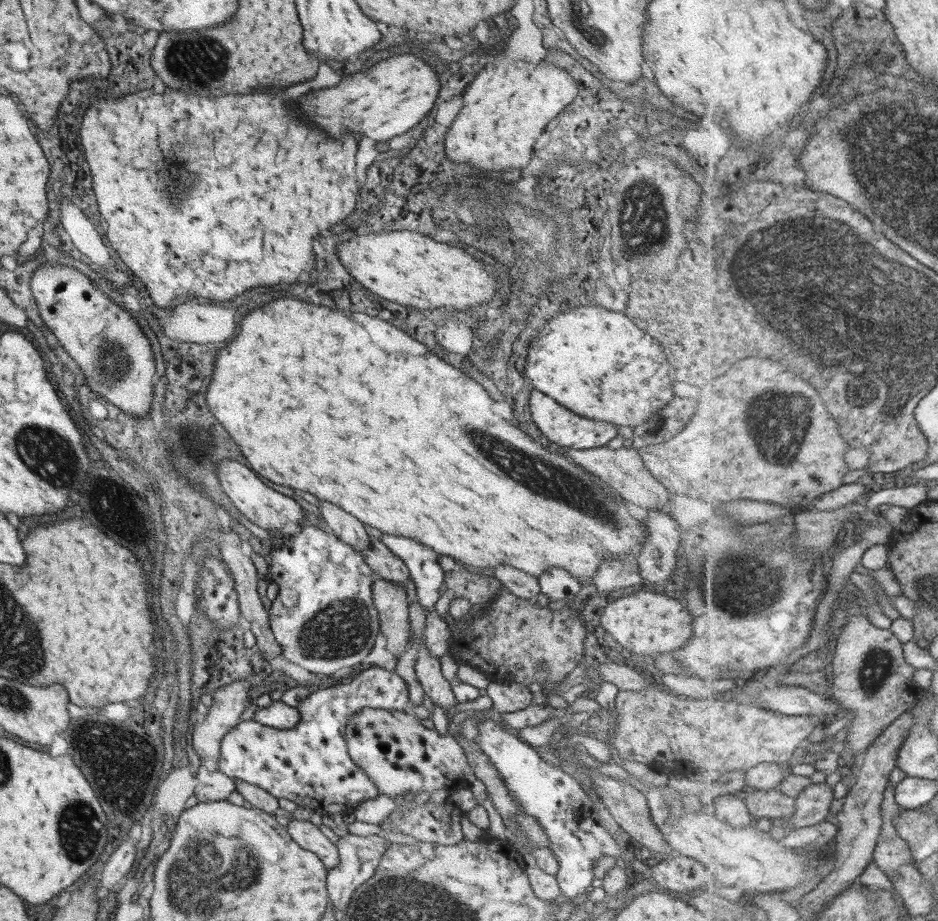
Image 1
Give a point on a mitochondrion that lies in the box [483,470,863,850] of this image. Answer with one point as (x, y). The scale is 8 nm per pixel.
(744, 578)

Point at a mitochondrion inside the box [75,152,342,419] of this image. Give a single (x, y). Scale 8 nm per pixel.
(113, 362)

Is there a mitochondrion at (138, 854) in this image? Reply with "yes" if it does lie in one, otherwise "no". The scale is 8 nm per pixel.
no

